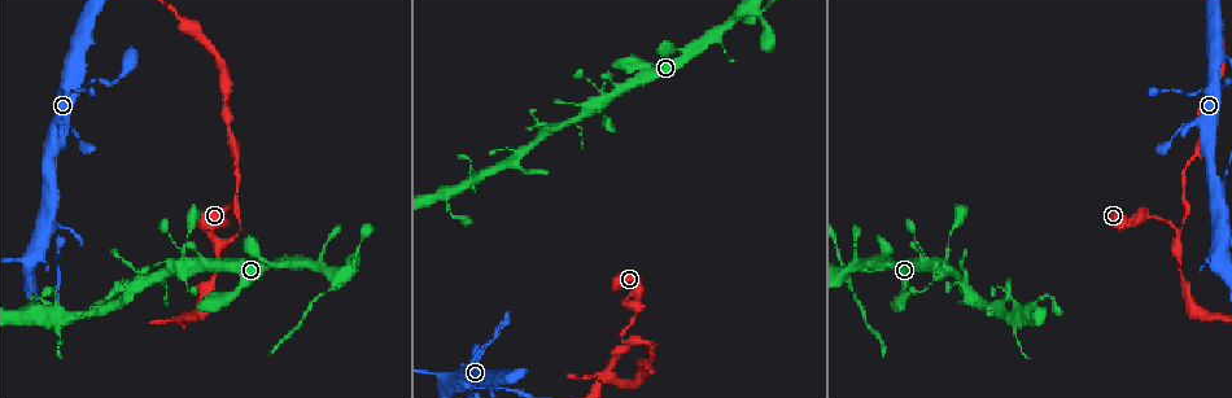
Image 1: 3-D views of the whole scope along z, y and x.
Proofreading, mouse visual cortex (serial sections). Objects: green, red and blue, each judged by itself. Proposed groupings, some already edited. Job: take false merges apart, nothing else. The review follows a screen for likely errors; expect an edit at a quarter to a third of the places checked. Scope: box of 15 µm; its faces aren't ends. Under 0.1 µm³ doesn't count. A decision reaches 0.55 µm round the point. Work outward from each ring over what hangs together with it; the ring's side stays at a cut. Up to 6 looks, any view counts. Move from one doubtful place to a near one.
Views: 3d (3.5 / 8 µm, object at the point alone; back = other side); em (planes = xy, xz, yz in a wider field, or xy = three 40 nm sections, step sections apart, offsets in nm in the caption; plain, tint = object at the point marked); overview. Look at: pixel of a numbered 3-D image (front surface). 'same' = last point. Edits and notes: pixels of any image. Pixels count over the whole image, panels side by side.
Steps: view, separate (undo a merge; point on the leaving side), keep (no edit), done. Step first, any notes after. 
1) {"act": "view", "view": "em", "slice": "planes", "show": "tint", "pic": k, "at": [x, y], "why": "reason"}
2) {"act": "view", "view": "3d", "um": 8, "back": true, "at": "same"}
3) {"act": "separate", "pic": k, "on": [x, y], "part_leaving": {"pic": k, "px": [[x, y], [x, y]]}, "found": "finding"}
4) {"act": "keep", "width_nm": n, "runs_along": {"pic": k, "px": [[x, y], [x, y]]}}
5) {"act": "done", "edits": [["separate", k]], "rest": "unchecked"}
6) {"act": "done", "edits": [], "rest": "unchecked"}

{"act": "view", "view": "3d", "um": 3.5, "pic": 1, "at": [945, 263], "why": "three arms meet"}

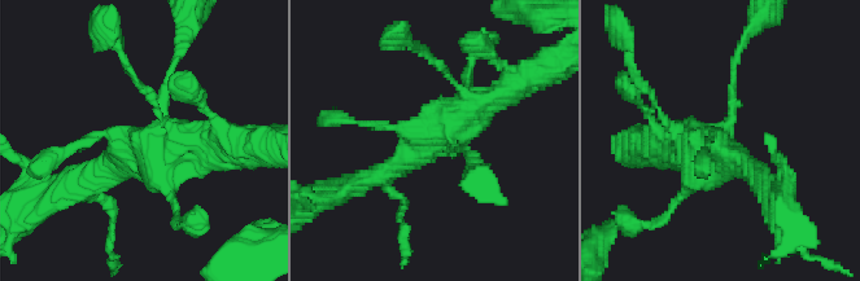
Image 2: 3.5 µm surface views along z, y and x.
{"act": "view", "view": "em", "slice": "xy", "step": 1, "show": "tint", "pic": 2, "at": [452, 143], "why": "shape alone is not enough"}

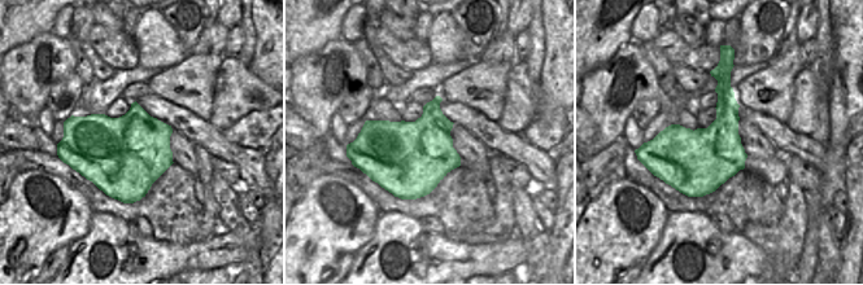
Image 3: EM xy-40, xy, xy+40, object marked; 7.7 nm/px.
{"act": "view", "view": "em", "slice": "xy", "step": 3, "show": "tint", "at": "same", "why": "cut it another way"}

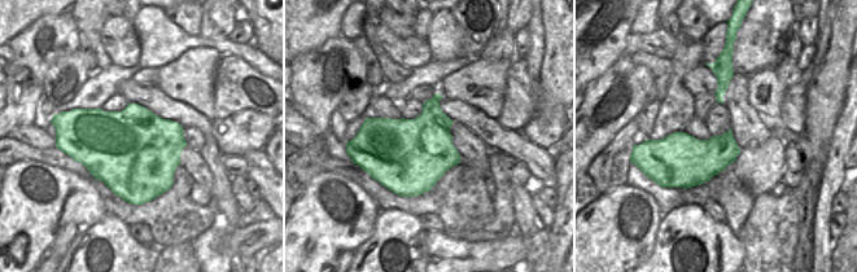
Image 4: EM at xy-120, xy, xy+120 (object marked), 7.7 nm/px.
{"act": "keep", "runs_along": {"pic": 2, "px": [[518, 82], [379, 175]]}, "found": "one cell here"}

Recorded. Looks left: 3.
{"act": "view", "view": "3d", "um": 3.5, "pic": 1, "at": [758, 15], "why": "a narrow waist"}

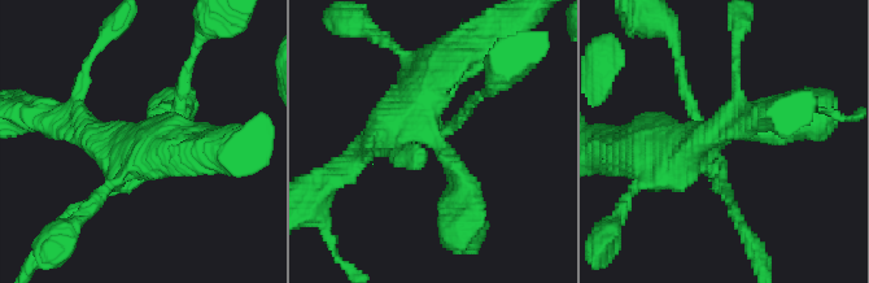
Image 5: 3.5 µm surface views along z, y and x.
{"act": "view", "view": "em", "slice": "planes", "show": "tint", "pic": 5, "at": [444, 147], "arm_widths_nm": [350, 350]}

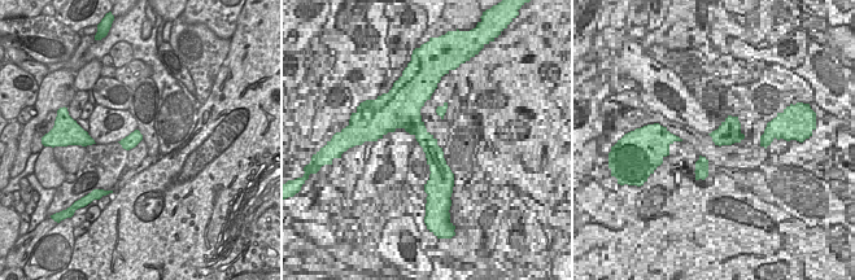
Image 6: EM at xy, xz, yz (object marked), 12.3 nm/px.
{"act": "separate", "pic": 5, "on": [693, 113], "part_leaving": {"pic": 5, "px": [[716, 170], [752, 242]]}, "found": "two cells meet here"}

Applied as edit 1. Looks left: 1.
{"act": "done", "edits": [["separate", 5]], "rest": "unchecked"}

